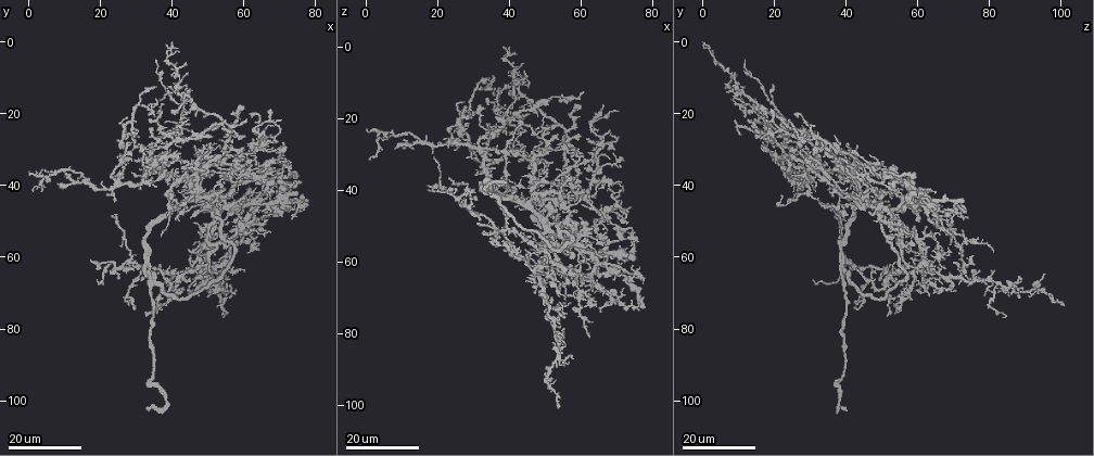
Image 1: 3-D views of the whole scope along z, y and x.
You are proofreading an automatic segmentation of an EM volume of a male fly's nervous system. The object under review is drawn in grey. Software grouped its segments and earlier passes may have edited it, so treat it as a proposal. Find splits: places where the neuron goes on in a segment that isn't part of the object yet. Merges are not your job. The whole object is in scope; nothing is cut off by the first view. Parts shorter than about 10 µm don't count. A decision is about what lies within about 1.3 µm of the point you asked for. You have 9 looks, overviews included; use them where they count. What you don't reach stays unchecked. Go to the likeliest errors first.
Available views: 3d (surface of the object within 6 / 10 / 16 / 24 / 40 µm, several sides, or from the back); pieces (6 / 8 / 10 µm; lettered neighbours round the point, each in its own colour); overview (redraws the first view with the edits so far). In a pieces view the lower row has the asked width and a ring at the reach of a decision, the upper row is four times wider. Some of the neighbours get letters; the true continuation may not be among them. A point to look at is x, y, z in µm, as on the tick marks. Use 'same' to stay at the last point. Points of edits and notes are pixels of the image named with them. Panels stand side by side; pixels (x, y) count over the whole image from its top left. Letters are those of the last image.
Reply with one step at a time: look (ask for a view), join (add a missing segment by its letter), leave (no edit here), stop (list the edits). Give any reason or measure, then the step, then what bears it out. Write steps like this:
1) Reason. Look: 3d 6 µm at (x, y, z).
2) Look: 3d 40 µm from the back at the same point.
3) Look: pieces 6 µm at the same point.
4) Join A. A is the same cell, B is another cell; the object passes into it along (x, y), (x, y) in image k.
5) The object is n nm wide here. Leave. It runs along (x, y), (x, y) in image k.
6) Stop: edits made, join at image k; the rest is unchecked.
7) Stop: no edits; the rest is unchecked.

End of a long branch. Look: 3d 24 µm at (33.5, 102.5, 40.0).

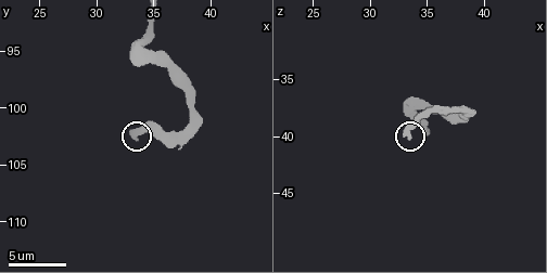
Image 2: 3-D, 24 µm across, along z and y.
Look: pieces 6 µm at (33.6, 102.8, 40.2).

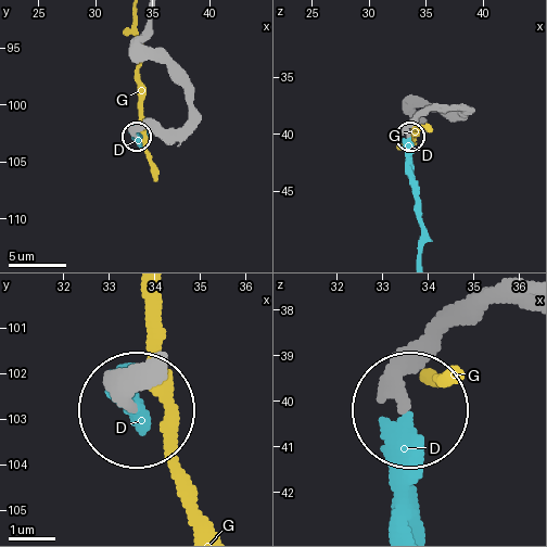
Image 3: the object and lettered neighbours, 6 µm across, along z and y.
The object is 270 nm wide here. Join D. D is the same cell, G is another cell; the object passes into it along (430, 110), (407, 134), (407, 174), (422, 232), (421, 253) in image 3; the neuron continues.

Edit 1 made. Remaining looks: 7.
An open end. Look: 3d 16 µm at (60.0, 26.5, 29.5).

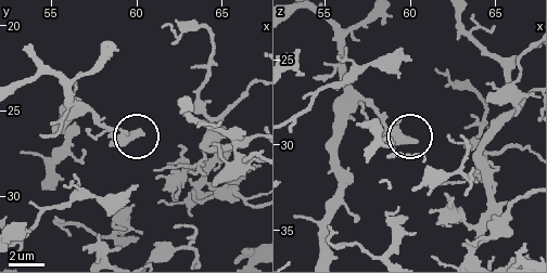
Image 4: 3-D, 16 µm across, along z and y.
What lies round it. Look: pieces 6 µm at (60.3, 26.4, 29.9).

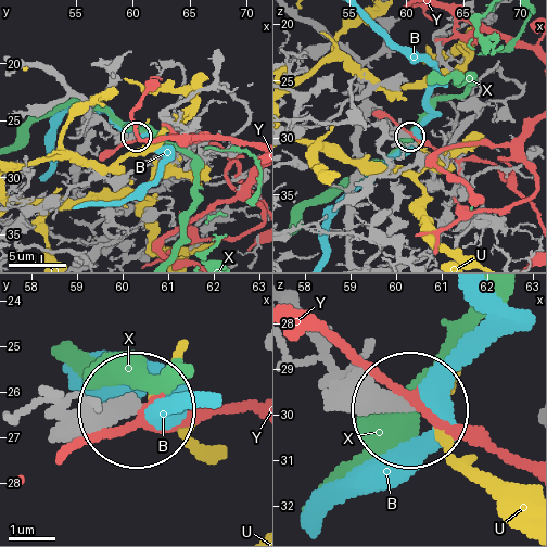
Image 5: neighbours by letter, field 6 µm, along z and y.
Leave. B, U, X and Y are other cells; it runs along (54, 389), (131, 408) in image 5; no lettered segment goes on from it.

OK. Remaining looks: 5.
Long arm stops here. Look: 3d 16 µm at (61.0, 22.0, 13.0).

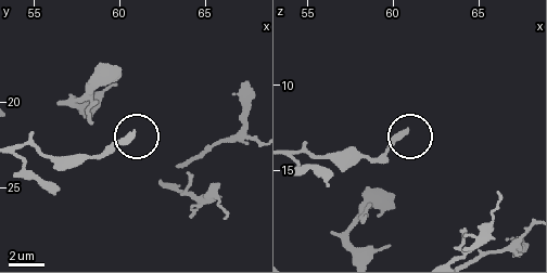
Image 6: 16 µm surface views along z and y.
Look: pieces 8 µm at (60.8, 21.9, 12.8).

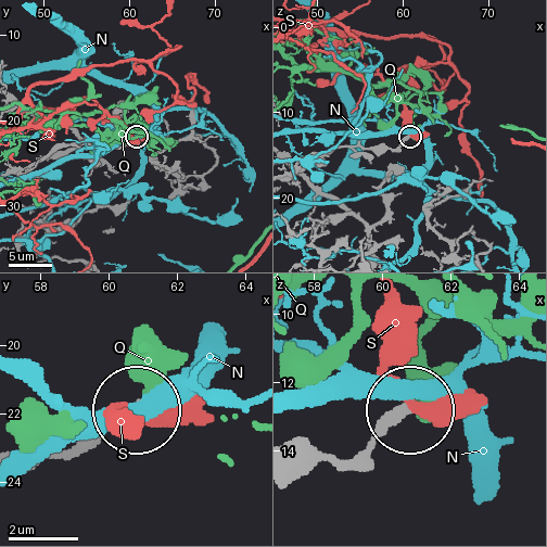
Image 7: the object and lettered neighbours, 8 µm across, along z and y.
Leave. N, Q and S are other cells; it runs along (296, 462), (357, 459), (407, 412) in image 7; none of them fits.

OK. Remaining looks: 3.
Branch stops here. Look: 3d 16 µm at (52.5, 31.5, 32.0).

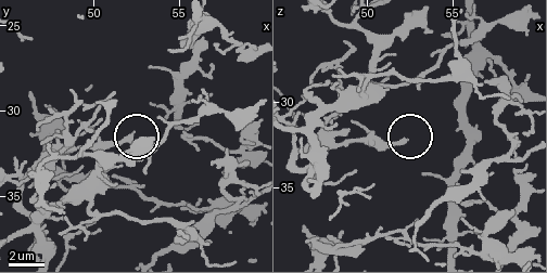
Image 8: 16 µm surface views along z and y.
Look: pieces 6 µm at (52.1, 31.6, 32.4).

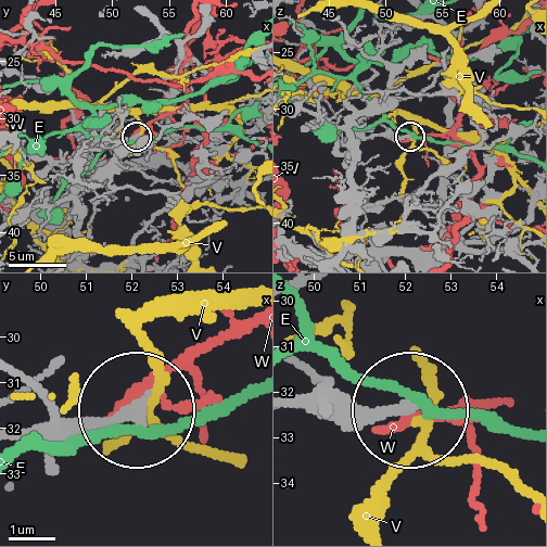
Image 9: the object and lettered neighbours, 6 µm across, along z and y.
Leave. E, V and W are other cells; it runs along (293, 403), (406, 411) in image 9; none of them fits.

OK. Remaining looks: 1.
Stop: edits made, join at image 3; the rest is unchecked.

